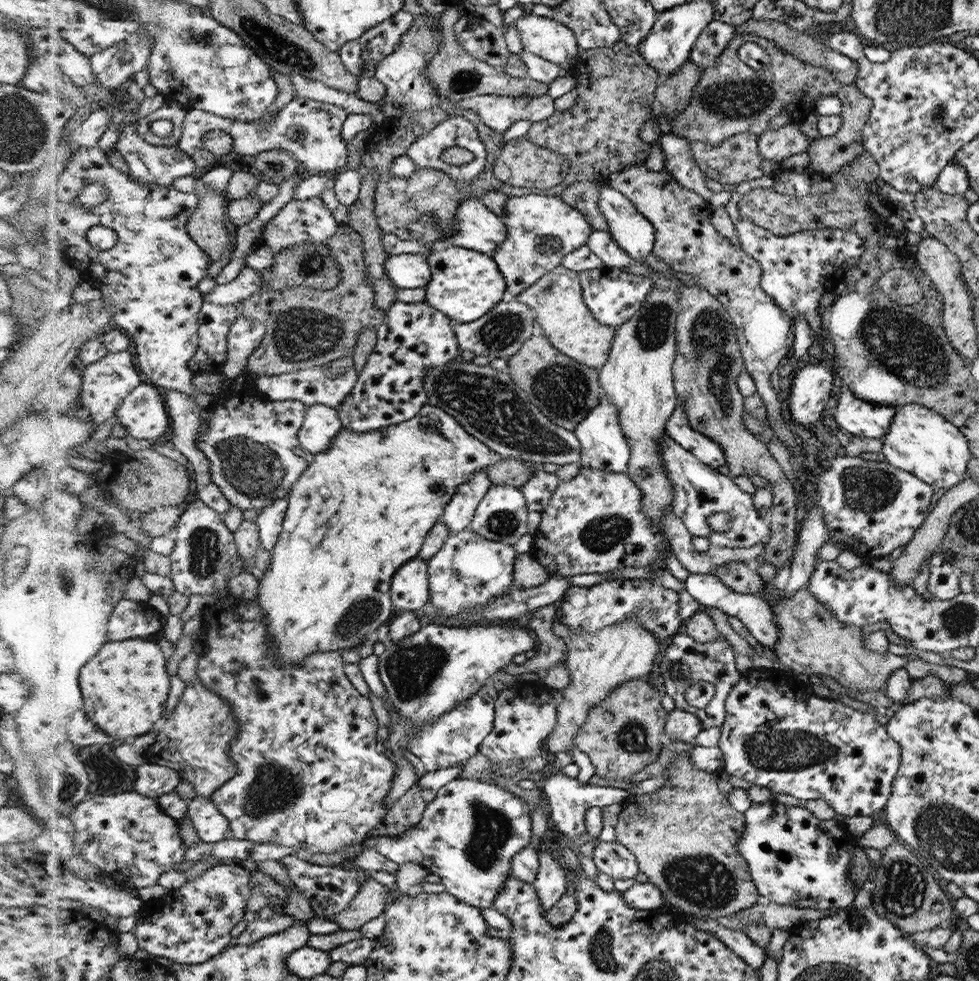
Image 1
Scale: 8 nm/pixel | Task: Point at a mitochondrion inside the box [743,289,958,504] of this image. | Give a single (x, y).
(905, 344)

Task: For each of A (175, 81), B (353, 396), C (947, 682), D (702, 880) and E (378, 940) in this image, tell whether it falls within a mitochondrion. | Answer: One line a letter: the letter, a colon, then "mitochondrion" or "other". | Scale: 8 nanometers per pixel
A: other
B: other
C: other
D: mitochondrion
E: other

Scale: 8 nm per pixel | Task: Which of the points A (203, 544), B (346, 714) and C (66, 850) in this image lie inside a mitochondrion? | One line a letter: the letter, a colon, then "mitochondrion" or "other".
A: mitochondrion
B: other
C: other

